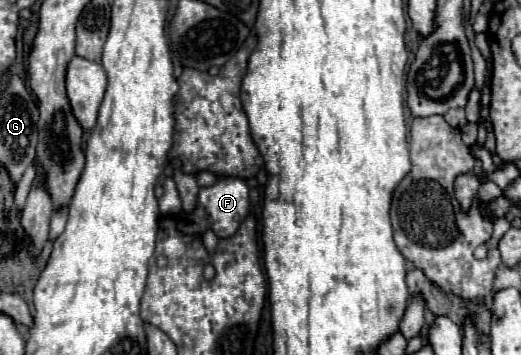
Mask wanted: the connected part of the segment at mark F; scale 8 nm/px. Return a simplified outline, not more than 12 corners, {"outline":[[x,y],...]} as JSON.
{"outline":[[241,178],[201,188],[199,206],[219,238],[235,234],[249,214]]}

